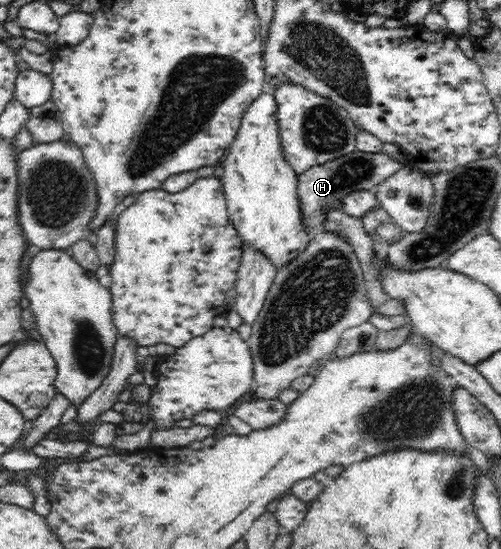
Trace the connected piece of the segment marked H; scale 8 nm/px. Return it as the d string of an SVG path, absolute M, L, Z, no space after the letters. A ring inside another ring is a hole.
M358 149L340 158L309 168L297 176L304 226L309 230L320 230L322 220L326 216L324 211L328 208L341 209L341 200L346 194L352 191L371 191L400 169L400 163L384 152L362 152Z

